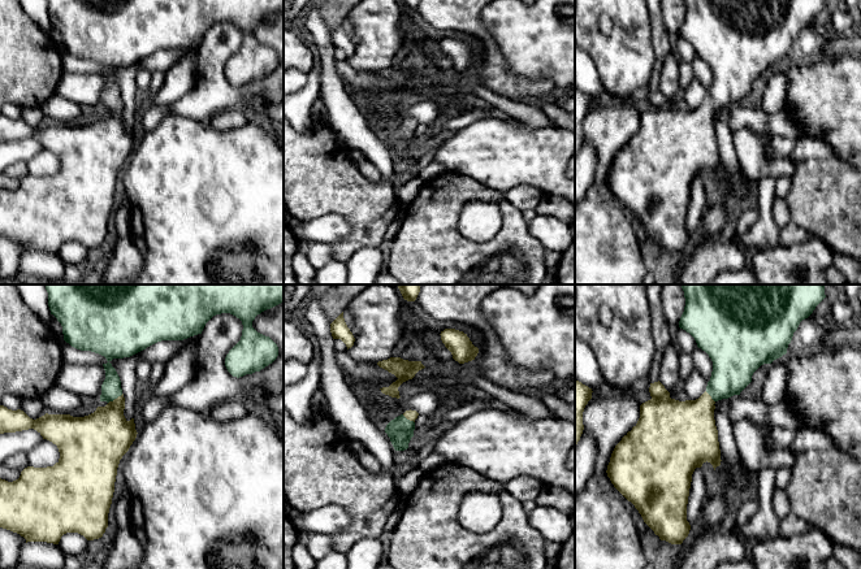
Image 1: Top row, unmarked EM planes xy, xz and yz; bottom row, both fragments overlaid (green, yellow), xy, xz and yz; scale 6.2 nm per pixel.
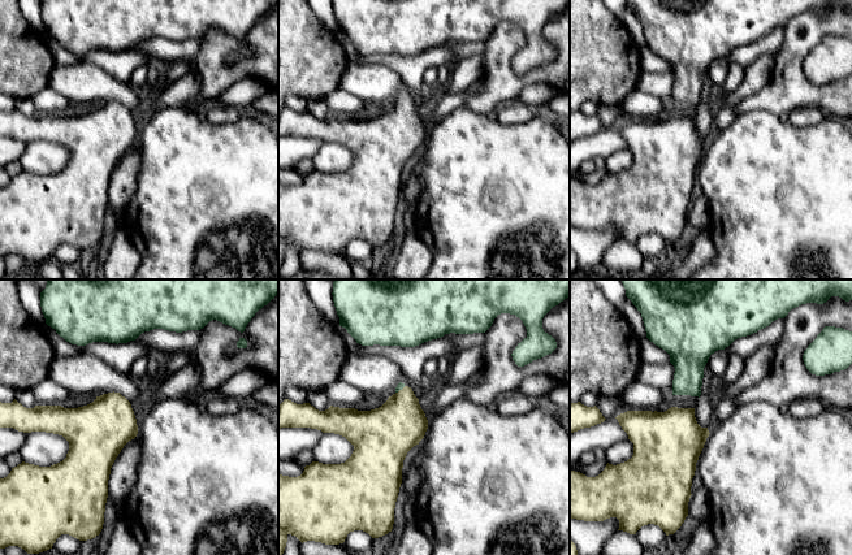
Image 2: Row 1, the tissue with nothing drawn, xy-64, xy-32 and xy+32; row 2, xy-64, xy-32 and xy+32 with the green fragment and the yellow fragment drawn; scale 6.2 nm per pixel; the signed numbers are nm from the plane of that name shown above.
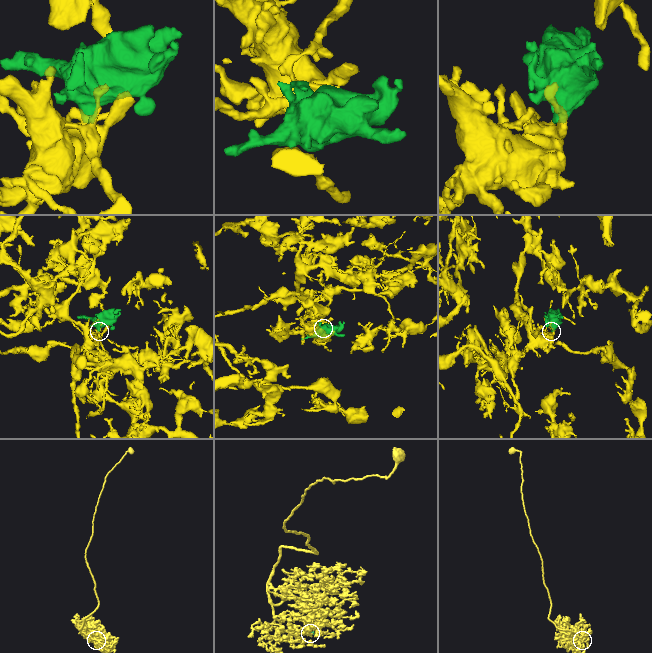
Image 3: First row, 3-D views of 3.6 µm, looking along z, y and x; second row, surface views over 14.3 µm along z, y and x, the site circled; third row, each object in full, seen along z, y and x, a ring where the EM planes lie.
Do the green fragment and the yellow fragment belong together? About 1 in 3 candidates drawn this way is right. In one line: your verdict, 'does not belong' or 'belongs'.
belongs

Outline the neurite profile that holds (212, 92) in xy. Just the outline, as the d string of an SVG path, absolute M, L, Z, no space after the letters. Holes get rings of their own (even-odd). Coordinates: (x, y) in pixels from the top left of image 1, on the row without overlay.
M284 12L258 23L252 30L252 36L269 45L278 56L277 68L252 83L233 86L226 75L225 66L229 60L241 49L243 34L239 27L230 22L213 25L204 35L198 53L195 55L196 78L194 87L179 100L169 107L169 114L179 114L198 121L205 121L213 114L226 109L248 109L268 116L269 109L284 103Z

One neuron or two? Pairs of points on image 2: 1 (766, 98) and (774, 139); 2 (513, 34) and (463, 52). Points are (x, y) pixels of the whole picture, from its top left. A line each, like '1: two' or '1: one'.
1: two
2: two

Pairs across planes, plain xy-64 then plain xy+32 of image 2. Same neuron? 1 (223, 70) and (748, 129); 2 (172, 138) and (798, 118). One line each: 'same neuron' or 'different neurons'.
1: different neurons
2: different neurons

